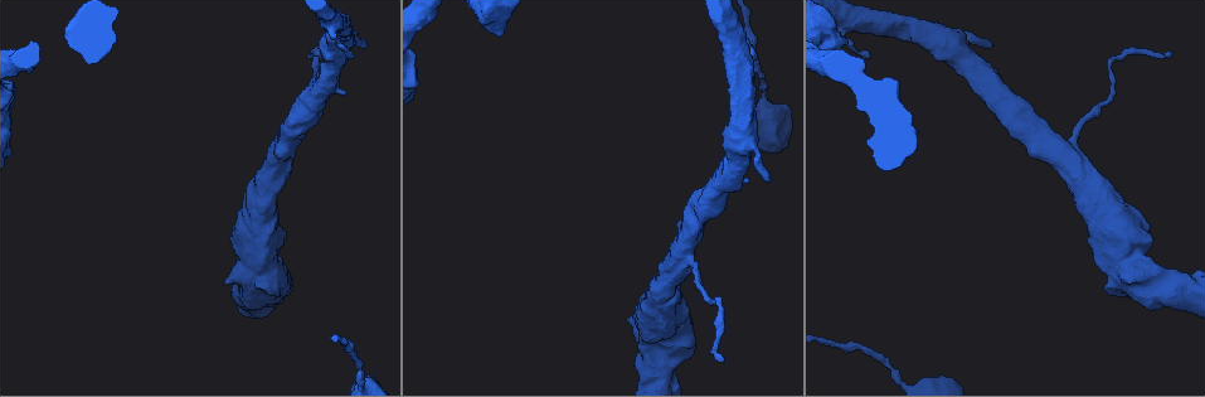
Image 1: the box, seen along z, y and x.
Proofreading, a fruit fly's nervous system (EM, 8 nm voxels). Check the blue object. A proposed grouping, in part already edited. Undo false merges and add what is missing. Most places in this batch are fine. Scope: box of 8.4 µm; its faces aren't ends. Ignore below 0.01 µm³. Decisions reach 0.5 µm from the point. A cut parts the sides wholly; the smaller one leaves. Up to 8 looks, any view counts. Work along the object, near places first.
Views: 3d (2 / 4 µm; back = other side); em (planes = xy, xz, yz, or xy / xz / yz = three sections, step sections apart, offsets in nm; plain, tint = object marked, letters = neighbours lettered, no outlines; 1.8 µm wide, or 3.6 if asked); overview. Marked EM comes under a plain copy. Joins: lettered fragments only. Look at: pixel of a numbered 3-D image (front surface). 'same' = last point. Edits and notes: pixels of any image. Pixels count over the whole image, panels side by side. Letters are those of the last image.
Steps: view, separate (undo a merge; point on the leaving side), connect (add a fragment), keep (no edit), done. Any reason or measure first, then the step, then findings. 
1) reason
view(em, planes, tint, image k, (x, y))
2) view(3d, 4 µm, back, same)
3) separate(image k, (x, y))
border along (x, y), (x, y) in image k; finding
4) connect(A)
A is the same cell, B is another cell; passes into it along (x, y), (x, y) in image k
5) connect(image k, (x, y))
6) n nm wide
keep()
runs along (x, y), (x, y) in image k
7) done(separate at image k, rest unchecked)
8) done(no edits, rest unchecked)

end of a long branch
view(3d, 2 µm, image 1, (1173, 52))

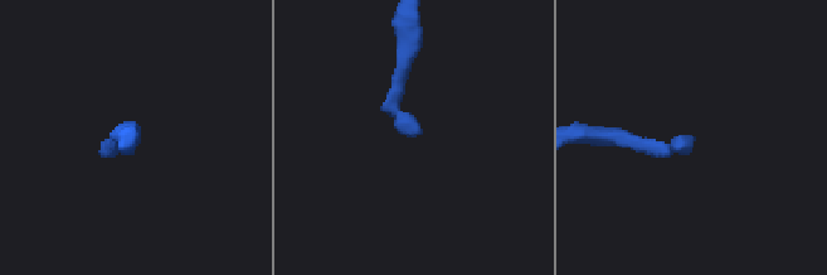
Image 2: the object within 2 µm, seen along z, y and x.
shape alone is not enough
view(em, planes, tint, image 2, (691, 140))

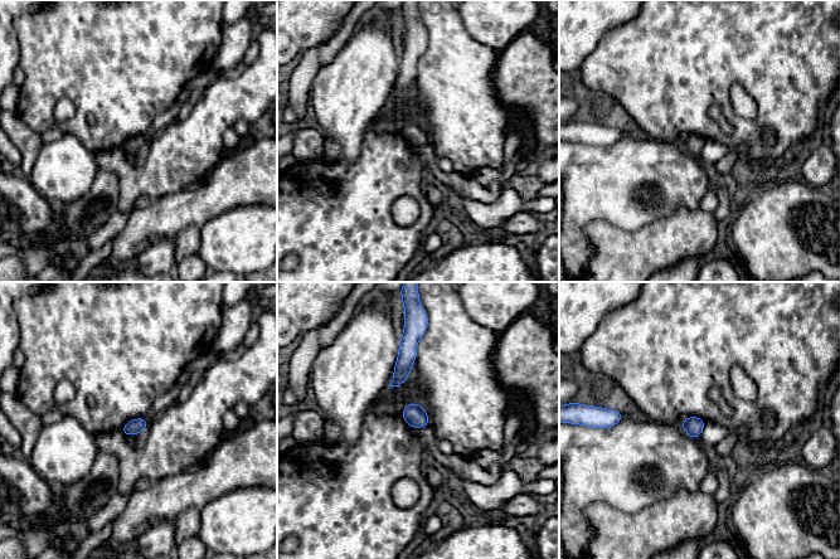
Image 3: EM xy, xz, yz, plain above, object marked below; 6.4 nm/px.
view(em, planes, letters, same)

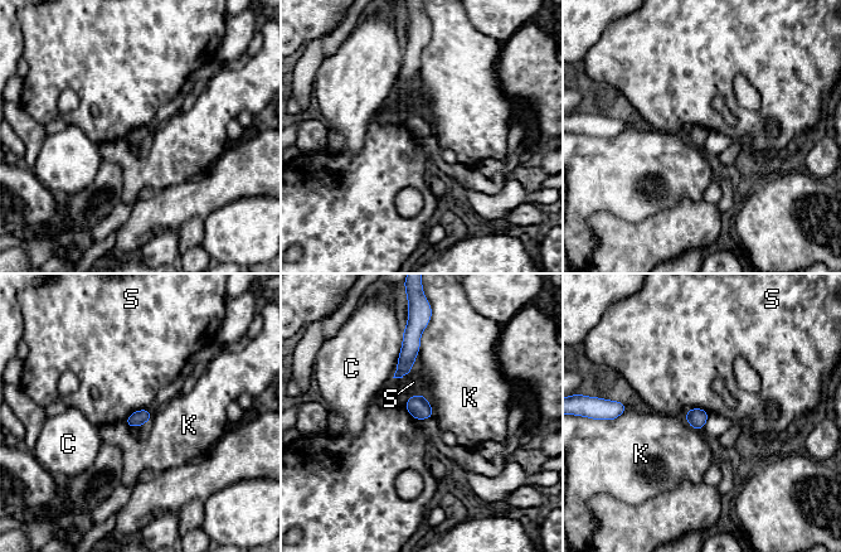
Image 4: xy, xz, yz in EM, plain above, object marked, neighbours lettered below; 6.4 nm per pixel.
keep()
C, K and S are other cells; border along (151, 410), (136, 410), (124, 420) in image 4; no lettered fragment goes on from it

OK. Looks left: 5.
an open end
view(3d, 4 µm, image 1, (366, 43))

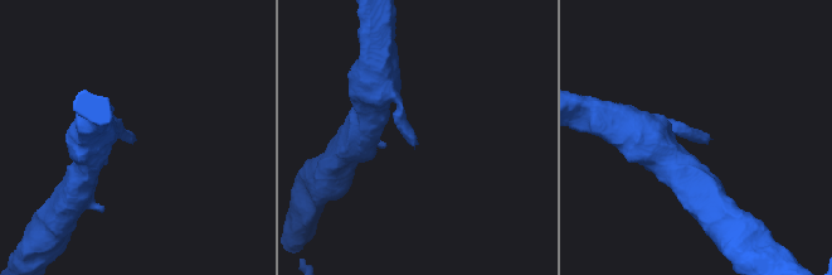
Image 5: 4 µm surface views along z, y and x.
now the EM
view(em, xy, step 16, tint, image 5, (131, 139))

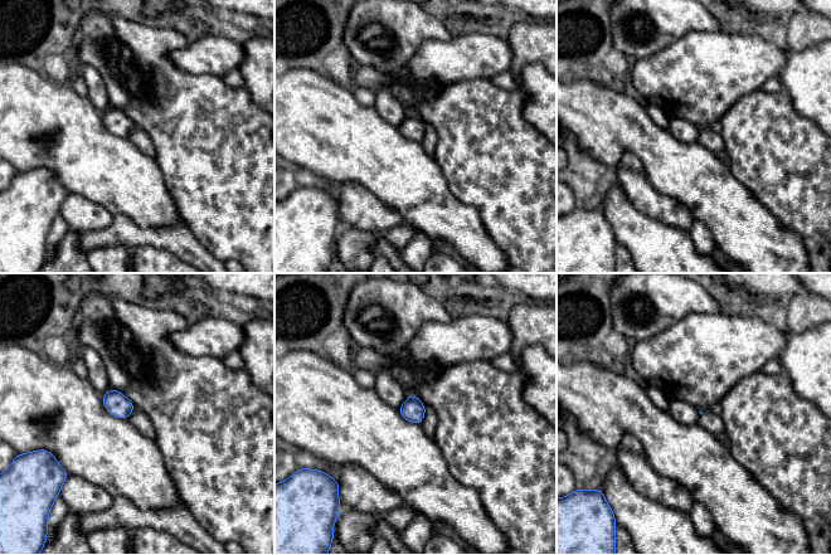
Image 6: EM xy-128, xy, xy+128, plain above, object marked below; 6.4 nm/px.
view(em, planes, letters, same)

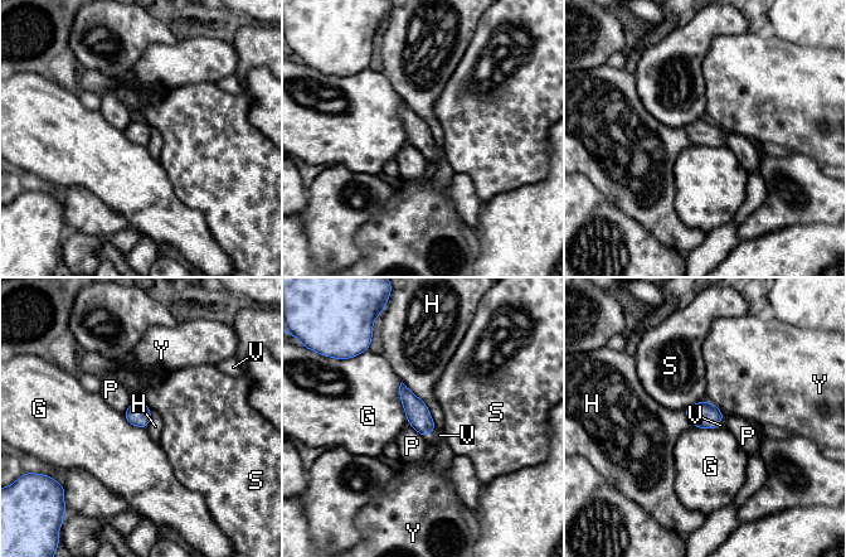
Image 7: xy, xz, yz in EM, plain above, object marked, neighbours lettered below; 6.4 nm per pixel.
connect(V)
V is the same cell, G, H, P, S and Y are other cells; it goes on there

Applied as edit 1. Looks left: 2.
done(connect at image 7, rest unchecked)

